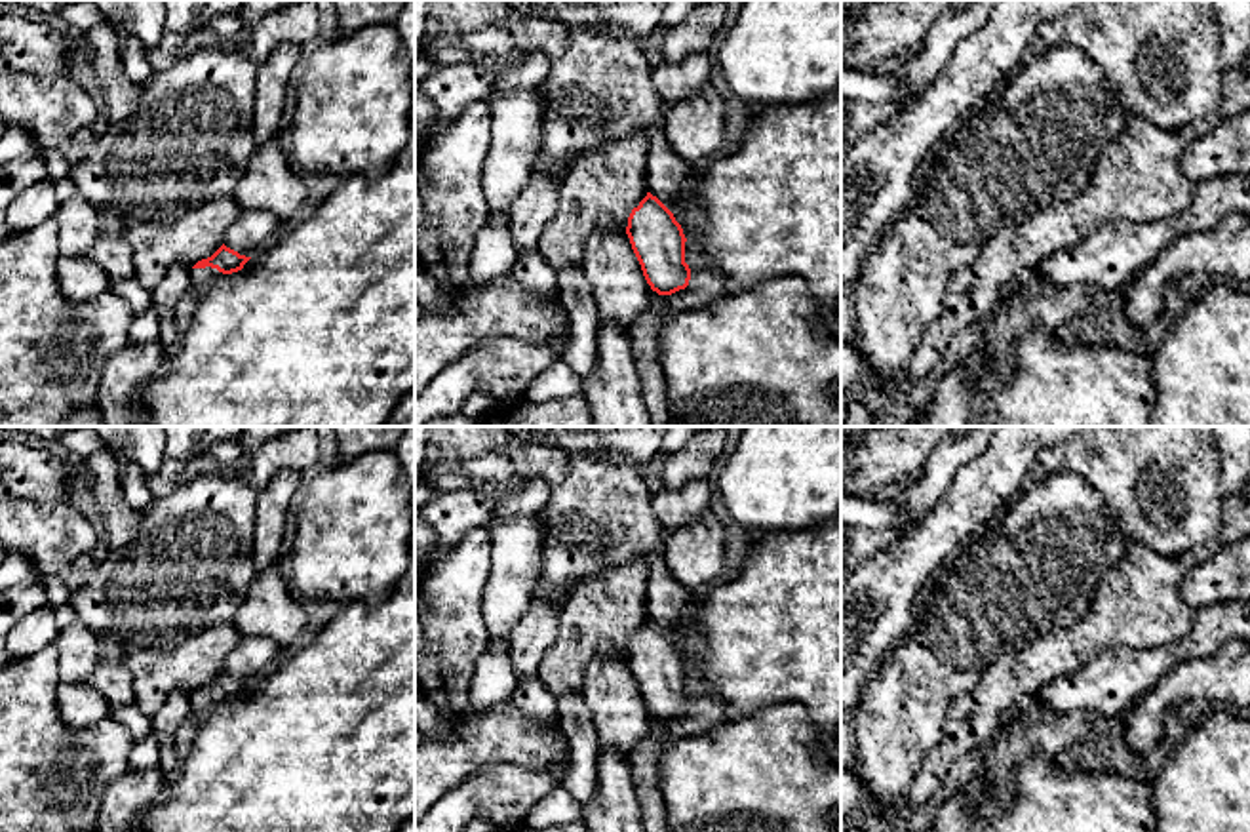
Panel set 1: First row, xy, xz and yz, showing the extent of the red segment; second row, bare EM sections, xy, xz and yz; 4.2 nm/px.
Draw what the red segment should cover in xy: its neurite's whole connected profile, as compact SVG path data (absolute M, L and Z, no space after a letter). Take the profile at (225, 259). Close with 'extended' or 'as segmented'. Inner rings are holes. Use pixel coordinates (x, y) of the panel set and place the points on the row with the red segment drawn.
M225 244L207 259L198 261L190 268L190 278L202 291L215 284L223 274L232 274L244 268L251 257L240 255Z; extended

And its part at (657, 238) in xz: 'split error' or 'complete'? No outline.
complete

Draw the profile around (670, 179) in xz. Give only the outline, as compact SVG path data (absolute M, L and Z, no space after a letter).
M664 118L647 131L647 139L647 188L674 213L675 221L683 228L687 219L689 192L696 183L693 169L670 149L664 131Z

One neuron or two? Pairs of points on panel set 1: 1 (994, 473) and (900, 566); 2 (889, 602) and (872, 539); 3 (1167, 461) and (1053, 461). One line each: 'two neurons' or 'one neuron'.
1: one neuron
2: two neurons
3: one neuron

